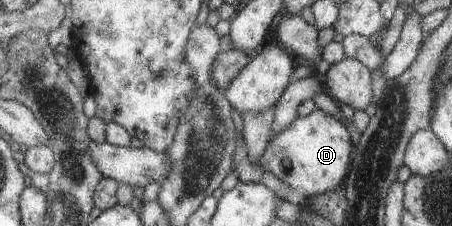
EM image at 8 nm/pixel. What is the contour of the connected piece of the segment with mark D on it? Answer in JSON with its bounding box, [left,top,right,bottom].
[257,108,351,197]

